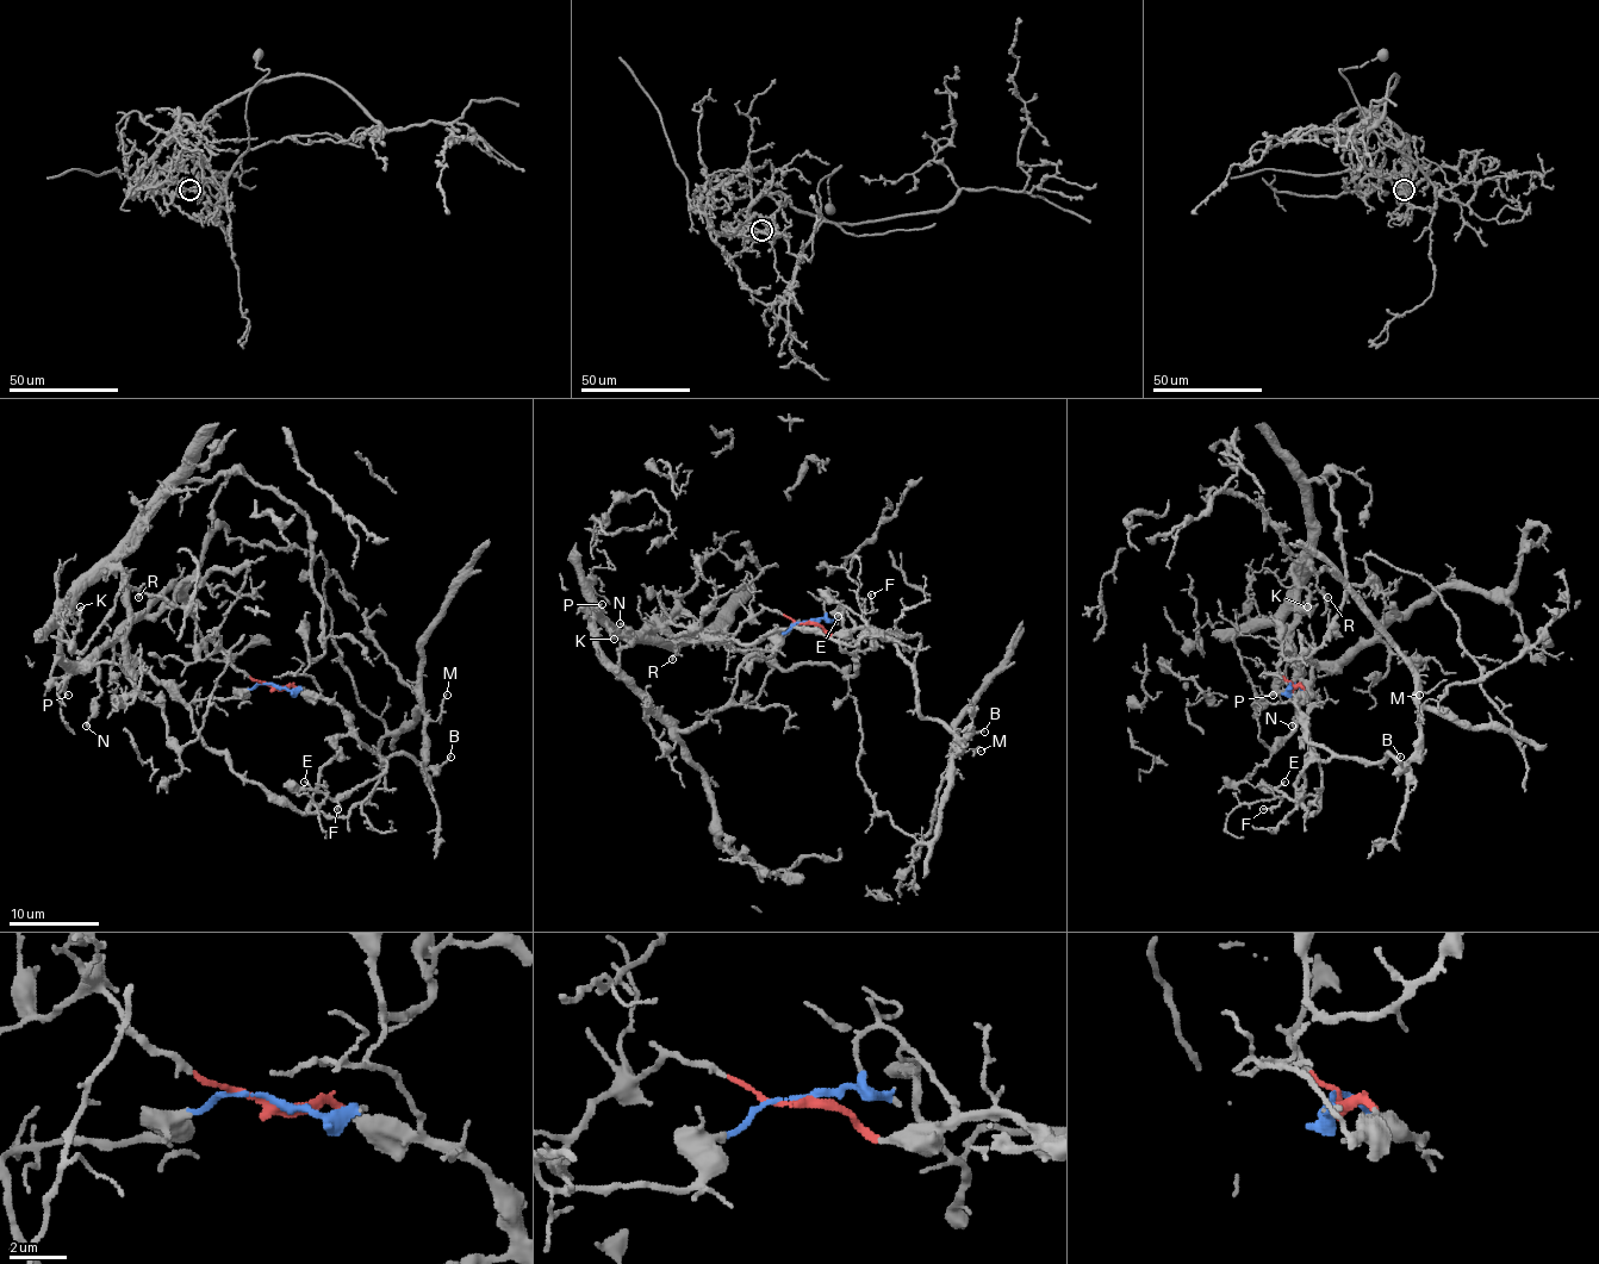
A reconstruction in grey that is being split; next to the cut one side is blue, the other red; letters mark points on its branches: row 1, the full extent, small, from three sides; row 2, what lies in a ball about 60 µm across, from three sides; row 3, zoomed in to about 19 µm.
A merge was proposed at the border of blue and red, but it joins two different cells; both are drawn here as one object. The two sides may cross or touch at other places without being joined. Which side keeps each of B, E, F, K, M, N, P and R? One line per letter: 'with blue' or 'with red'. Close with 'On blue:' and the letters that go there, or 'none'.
B: with red
E: with red
F: with red
K: with blue
M: with red
N: with blue
P: with blue
R: with blue
On blue: K, N, P, R

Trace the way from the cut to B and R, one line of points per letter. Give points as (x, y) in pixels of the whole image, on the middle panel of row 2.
B: (807, 621), (829, 633), (875, 628), (888, 635), (913, 673), (918, 709), (960, 736), (983, 732)
R: (807, 621), (796, 621), (769, 651), (726, 648), (714, 640), (671, 635), (663, 626), (676, 646), (671, 660)

